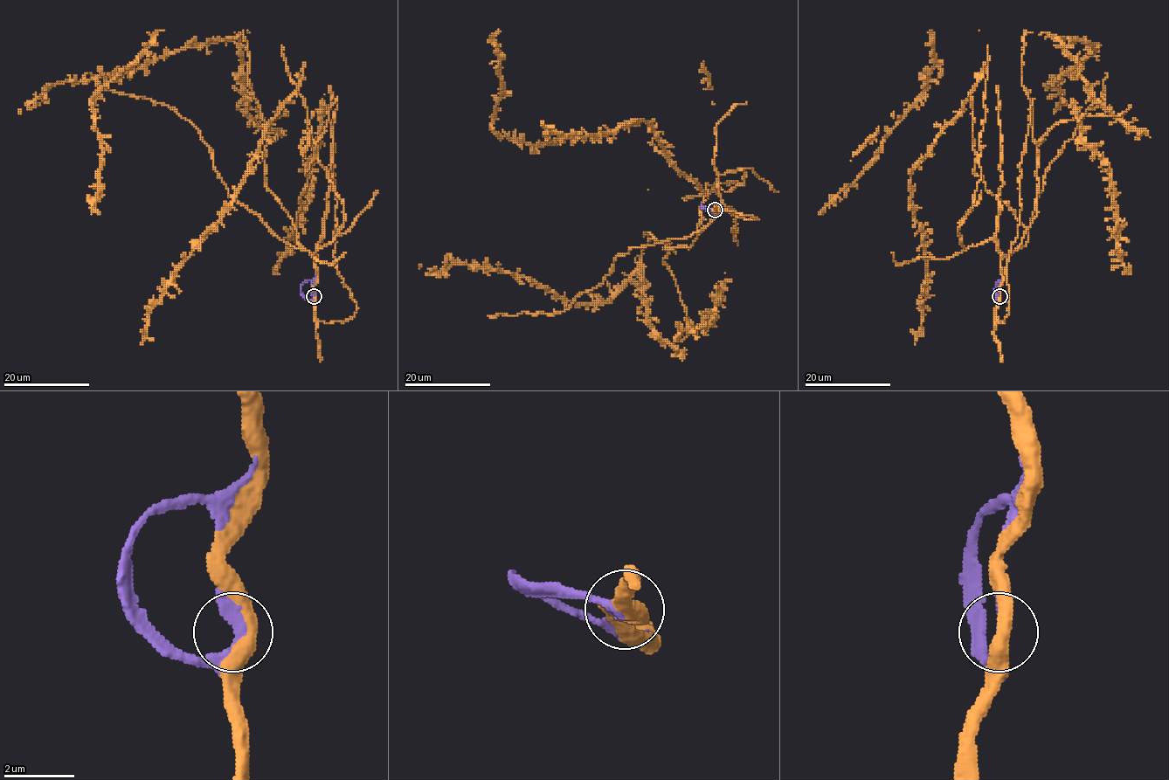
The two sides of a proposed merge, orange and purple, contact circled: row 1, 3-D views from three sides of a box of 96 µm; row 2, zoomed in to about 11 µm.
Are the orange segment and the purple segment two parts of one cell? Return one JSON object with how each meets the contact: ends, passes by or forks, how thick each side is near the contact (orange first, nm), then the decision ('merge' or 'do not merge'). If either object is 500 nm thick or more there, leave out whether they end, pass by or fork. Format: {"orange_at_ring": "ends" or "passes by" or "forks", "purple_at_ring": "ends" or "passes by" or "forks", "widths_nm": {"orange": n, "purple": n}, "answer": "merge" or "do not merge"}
{"orange_at_ring": "passes by", "purple_at_ring": "passes by", "widths_nm": {"orange": 440, "purple": 280}, "answer": "merge"}

